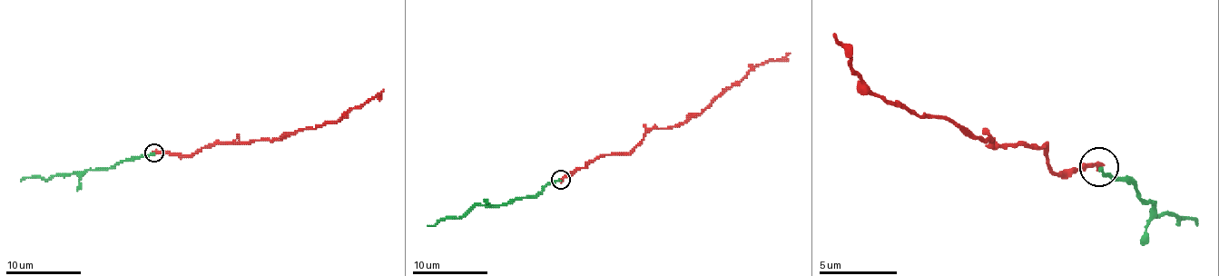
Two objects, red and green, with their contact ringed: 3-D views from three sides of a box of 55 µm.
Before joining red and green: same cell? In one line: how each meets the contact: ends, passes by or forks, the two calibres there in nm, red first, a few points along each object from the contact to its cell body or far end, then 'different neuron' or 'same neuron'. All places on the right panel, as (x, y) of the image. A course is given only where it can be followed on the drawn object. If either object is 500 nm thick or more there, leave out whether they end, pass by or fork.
red ends; green ends; calibres 300 and 200 nm; course red (1097, 168), (1055, 172), (1043, 148), (992, 144), (952, 121), (886, 105), (859, 73), (850, 50), (835, 34); course green (1097, 168), (1133, 183), (1137, 195), (1153, 203), (1153, 211), (1180, 219), (1195, 219), (1195, 227); same neuron

